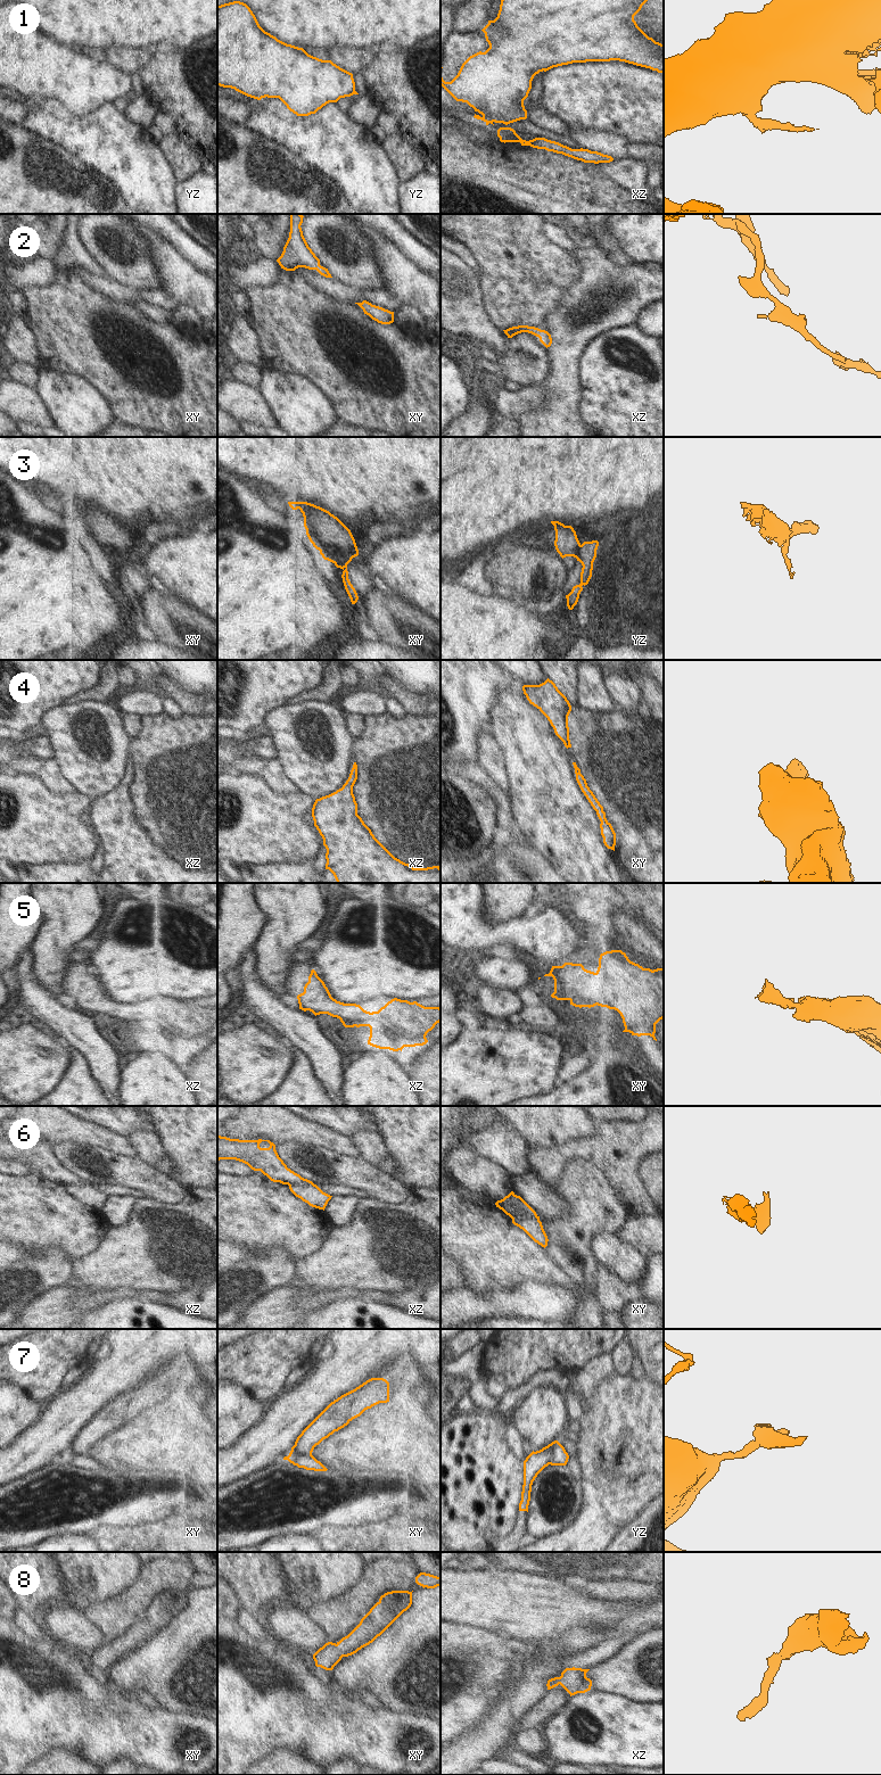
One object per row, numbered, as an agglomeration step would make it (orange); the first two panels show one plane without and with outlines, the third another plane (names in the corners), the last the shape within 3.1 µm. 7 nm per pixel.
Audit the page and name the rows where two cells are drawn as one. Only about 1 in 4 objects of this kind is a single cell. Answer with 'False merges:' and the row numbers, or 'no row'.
False merges: 1, 3, 6, 7

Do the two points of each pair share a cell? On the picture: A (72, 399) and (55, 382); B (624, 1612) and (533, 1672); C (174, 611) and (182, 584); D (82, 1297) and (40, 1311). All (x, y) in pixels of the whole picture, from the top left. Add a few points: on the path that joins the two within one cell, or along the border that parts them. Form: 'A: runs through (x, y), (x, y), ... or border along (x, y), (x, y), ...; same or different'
A: runs through (67, 395), (59, 387); same
B: border along (576, 1628), (587, 1624), (595, 1624), (615, 1629); different
C: border along (154, 588), (164, 594), (180, 597), (202, 611); different
D: runs through (72, 1303), (57, 1311), (50, 1311); same

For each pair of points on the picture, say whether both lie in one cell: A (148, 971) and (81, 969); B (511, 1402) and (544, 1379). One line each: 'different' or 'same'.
A: different
B: same

